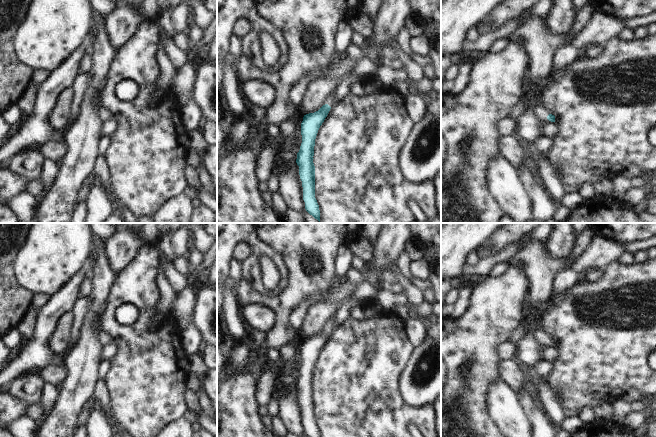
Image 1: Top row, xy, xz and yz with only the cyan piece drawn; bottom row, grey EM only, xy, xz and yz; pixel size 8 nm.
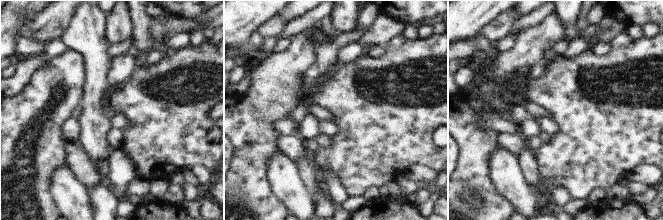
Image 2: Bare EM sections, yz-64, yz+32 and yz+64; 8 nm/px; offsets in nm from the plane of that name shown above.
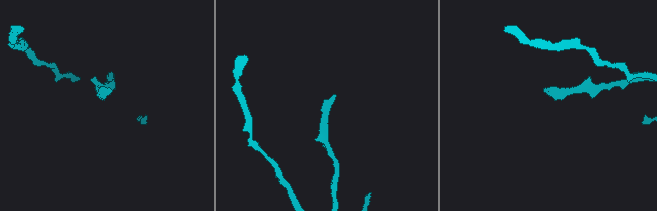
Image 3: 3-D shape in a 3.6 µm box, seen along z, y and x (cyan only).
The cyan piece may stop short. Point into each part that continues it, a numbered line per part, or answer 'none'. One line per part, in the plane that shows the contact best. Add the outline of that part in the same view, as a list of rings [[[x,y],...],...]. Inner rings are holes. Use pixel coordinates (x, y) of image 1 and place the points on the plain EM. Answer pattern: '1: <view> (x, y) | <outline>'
1: yz (540, 336) | [[[536,328],[530,334],[541,346],[554,347],[547,343],[547,340],[551,337],[545,331]]]

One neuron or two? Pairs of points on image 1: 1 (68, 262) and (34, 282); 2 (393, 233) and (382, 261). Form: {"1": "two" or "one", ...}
{"1": "one", "2": "one"}

